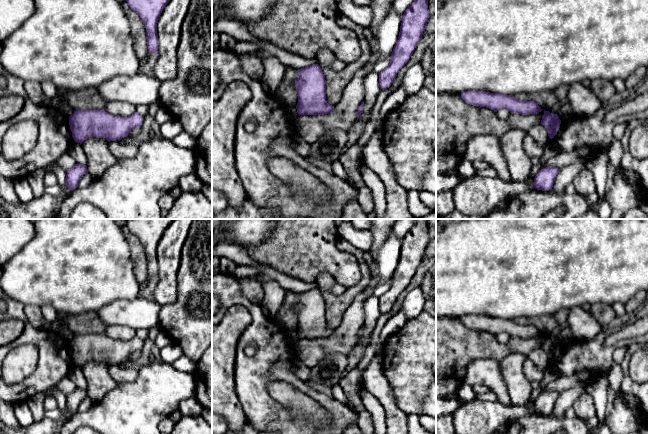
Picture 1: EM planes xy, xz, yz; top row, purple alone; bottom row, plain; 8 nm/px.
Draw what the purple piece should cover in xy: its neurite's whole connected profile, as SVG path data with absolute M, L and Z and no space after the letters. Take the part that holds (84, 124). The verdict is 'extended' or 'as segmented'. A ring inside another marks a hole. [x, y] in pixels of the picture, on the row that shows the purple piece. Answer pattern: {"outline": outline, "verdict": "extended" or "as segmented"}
{"outline": "M79 110L69 117L72 137L80 144L90 137L105 138L108 142L120 141L142 123L143 116L137 112L128 117L117 117L105 110Z", "verdict": "as segmented"}

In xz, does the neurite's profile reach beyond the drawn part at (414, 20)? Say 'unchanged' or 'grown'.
unchanged

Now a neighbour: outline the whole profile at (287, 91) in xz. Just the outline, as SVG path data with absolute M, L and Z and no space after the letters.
M285 66L285 73L275 95L282 98L286 107L296 107L298 103L297 89L295 87L297 76L298 69Z

